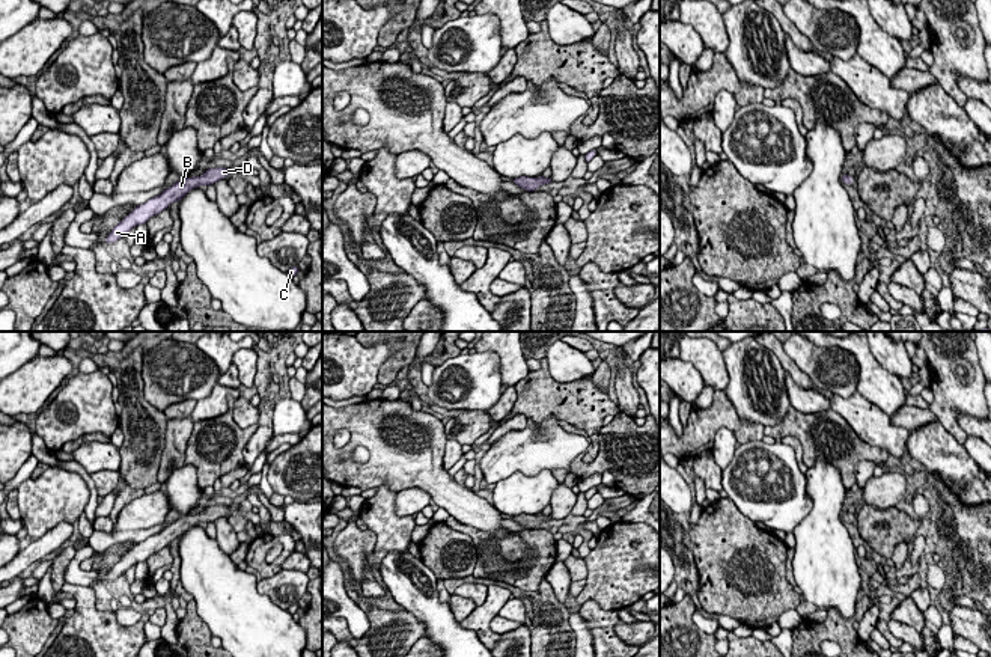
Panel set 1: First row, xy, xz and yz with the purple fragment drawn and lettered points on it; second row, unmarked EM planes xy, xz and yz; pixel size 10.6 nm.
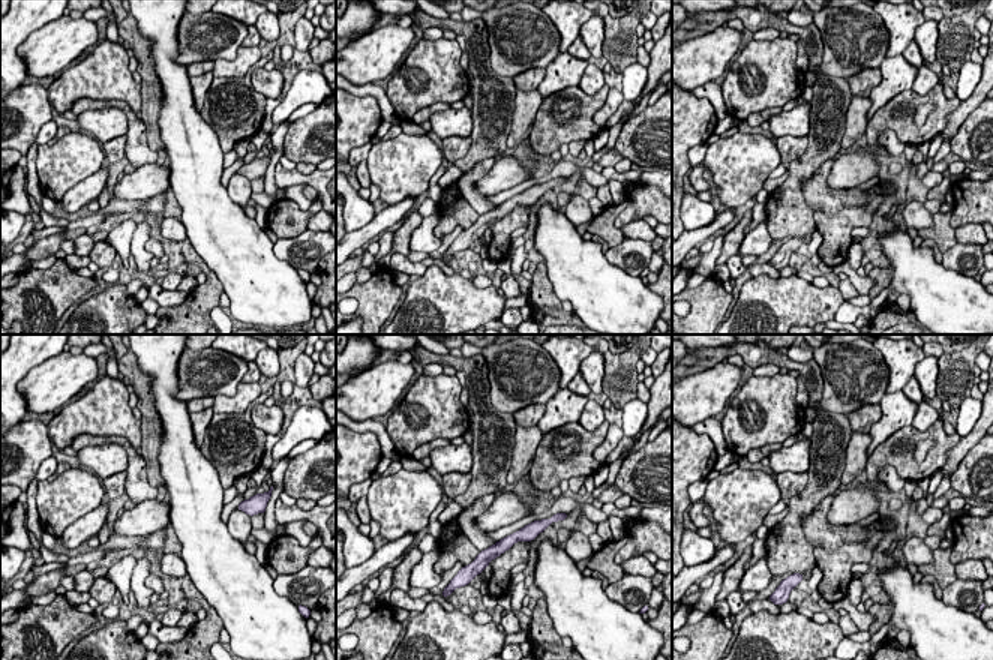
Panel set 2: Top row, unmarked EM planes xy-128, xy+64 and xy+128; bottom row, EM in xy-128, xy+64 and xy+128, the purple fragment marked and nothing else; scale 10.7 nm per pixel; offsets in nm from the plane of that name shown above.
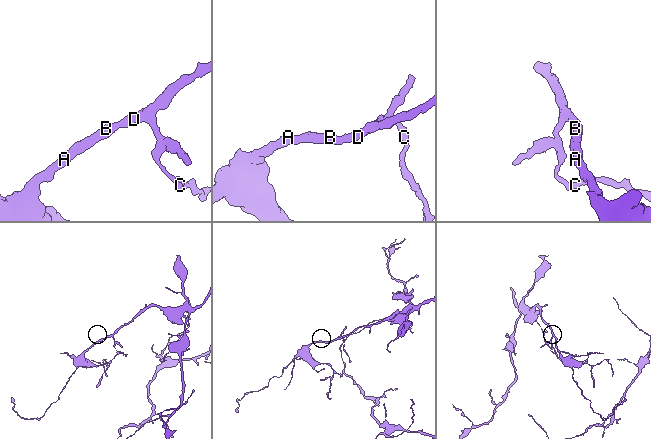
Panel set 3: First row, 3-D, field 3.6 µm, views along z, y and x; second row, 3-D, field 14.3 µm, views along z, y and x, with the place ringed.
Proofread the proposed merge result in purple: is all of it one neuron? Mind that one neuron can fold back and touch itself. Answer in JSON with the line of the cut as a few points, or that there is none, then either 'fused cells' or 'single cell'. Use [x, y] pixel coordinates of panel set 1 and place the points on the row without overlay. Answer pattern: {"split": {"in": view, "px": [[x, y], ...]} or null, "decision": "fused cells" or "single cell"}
{"split": null, "decision": "single cell"}

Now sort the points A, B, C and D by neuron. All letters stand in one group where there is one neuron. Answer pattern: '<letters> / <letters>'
A B C D

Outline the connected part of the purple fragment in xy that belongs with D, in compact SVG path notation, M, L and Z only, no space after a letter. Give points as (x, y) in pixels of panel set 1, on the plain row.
M214 505L206 506L200 514L184 515L166 526L161 532L149 536L148 539L134 544L134 547L119 559L111 570L105 574L105 580L116 580L125 574L133 565L145 562L151 555L160 552L170 541L179 539L190 527L199 526L200 523L211 523L229 512L230 506Z

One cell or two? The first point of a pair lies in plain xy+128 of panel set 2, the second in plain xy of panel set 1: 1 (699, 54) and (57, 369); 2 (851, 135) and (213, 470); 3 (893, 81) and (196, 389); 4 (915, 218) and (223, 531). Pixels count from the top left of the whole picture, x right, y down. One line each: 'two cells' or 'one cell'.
1: one cell
2: two cells
3: two cells
4: one cell

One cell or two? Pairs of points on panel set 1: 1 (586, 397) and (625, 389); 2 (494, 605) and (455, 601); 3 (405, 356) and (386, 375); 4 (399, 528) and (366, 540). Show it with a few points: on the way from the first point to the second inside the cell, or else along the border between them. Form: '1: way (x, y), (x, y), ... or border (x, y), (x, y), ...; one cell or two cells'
1: border (616, 406), (621, 410); two cells
2: border (476, 608), (460, 623); two cells
3: way (401, 359), (389, 371); one cell
4: border (368, 529), (375, 535), (372, 550); two cells

